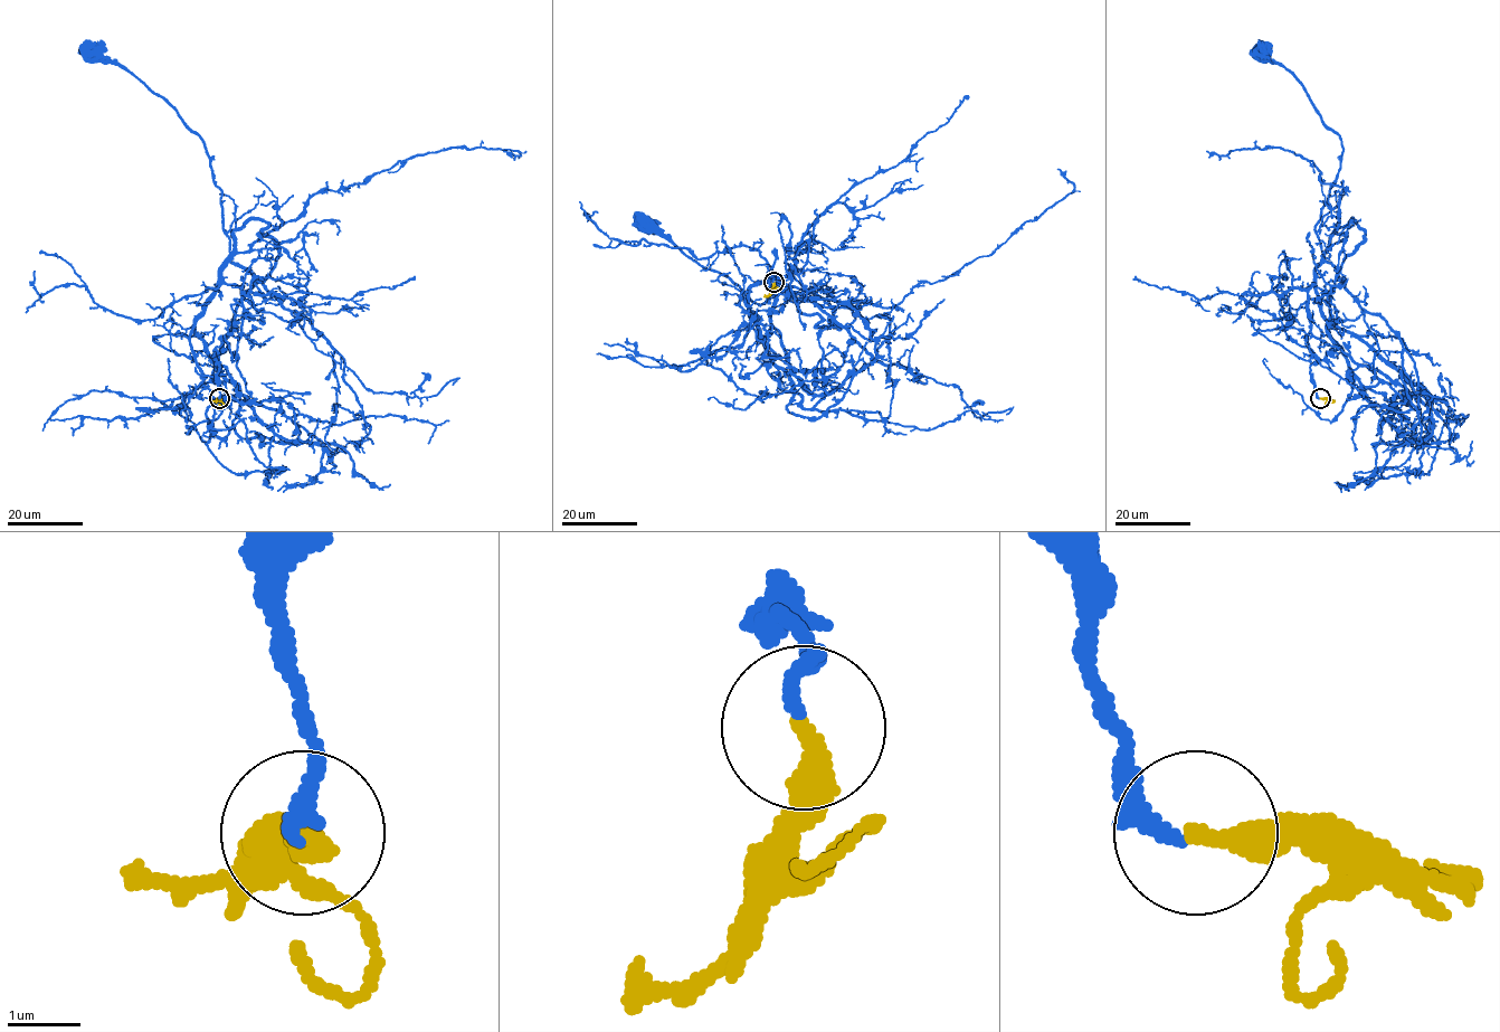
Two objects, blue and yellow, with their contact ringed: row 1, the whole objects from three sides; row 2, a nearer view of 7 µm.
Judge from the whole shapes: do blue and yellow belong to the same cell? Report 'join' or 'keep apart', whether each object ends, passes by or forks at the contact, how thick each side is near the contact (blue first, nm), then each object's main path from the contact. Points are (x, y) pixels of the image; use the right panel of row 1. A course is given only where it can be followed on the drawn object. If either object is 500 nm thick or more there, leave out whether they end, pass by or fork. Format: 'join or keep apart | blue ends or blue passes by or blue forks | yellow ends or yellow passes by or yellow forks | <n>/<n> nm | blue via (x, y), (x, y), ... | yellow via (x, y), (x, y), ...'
join | blue ends | yellow ends | 190/340 nm | blue via (1320, 398), (1310, 366), (1336, 349), (1327, 321), (1337, 271), (1315, 228), (1342, 145), (1306, 88), (1263, 50) | yellow via (1320, 398), (1335, 401)

